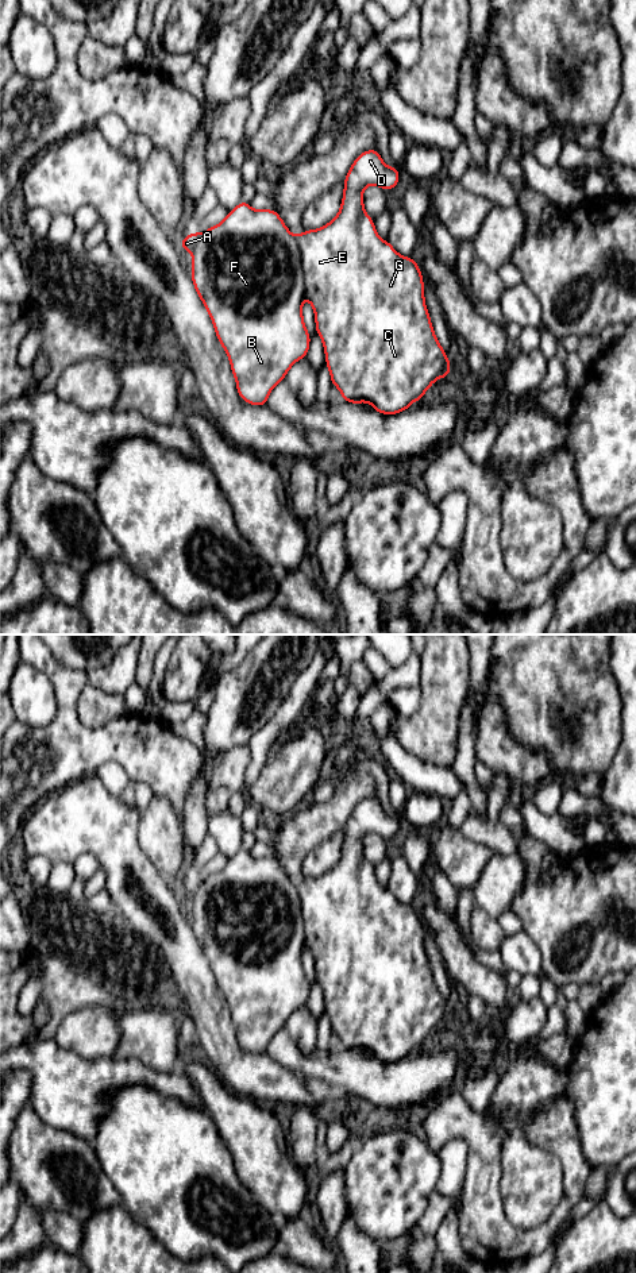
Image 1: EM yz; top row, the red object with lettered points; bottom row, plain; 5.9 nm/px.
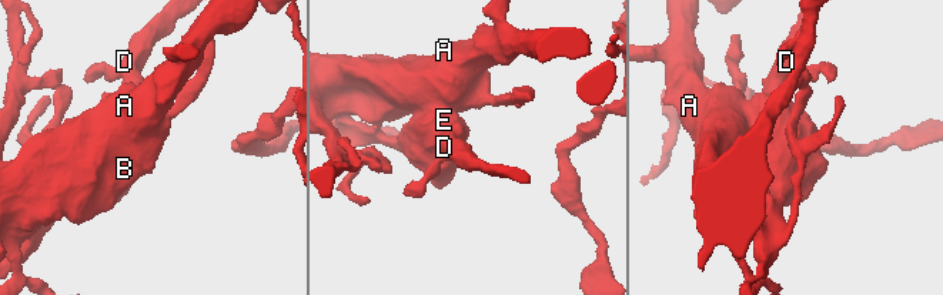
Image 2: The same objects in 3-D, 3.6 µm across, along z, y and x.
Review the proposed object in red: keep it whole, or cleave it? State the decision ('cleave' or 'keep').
cleave

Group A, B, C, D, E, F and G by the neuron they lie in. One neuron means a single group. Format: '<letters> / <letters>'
A B F / C D E G

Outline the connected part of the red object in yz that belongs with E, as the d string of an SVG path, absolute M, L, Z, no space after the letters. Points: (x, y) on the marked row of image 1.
M366 150L344 177L338 215L321 228L302 231L297 238L302 288L315 312L331 383L339 389L343 401L369 402L374 412L386 416L421 401L432 383L447 378L452 370L433 332L419 265L381 239L374 220L365 211L366 186L377 185L388 192L398 182L398 167L389 167L377 150Z

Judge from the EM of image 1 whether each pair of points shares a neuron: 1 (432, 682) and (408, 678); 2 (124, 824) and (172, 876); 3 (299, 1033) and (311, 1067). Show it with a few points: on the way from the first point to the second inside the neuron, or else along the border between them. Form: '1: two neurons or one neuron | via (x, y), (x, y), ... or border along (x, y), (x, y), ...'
1: two neurons | border along (421, 658), (419, 686)
2: two neurons | border along (139, 813), (139, 848), (154, 868)
3: two neurons | border along (286, 1030), (304, 1054), (309, 1054), (315, 1049)

